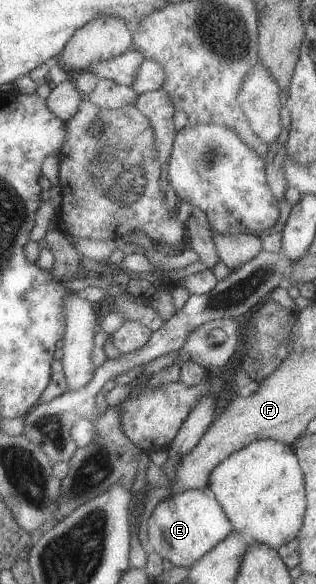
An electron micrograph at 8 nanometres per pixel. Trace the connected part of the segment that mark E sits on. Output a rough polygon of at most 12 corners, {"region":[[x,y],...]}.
{"region":[[210,487],[156,505],[148,547],[189,568],[235,526]]}

